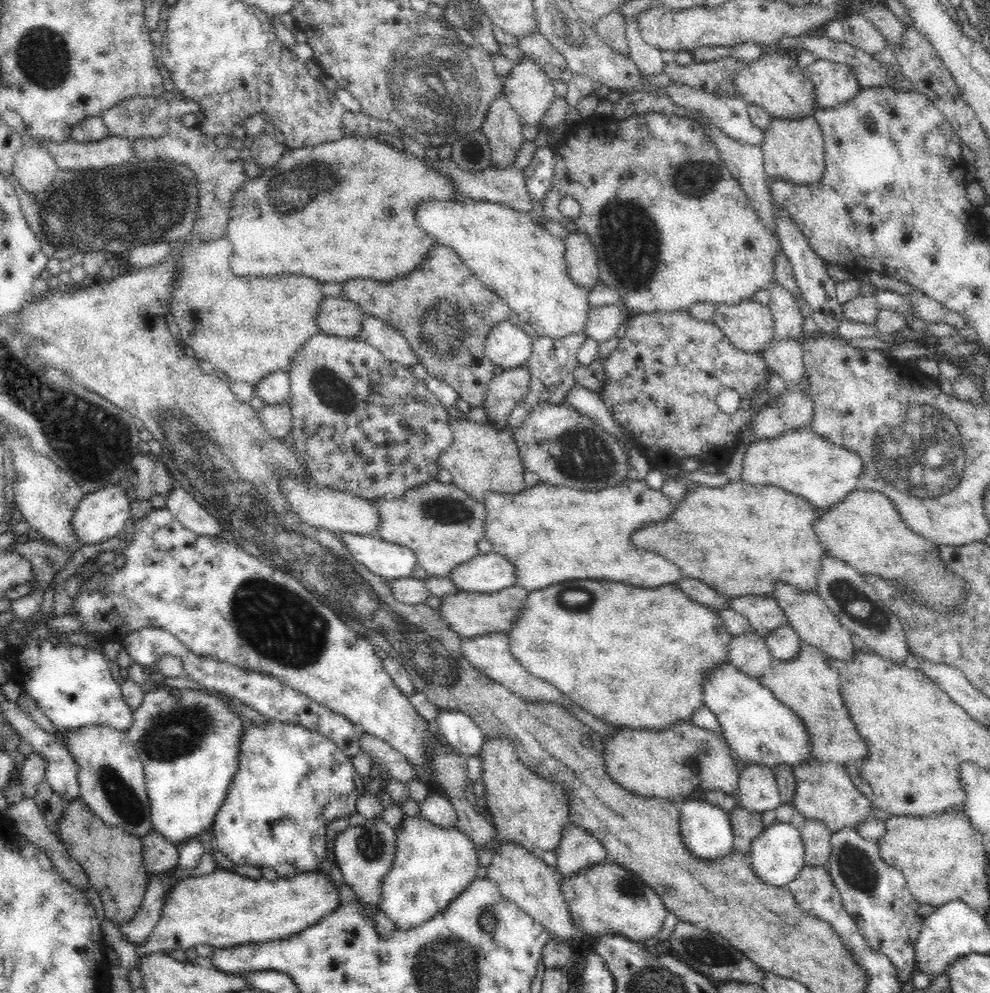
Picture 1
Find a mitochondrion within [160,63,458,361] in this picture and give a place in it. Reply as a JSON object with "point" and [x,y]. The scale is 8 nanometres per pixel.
{"point":[292,189]}

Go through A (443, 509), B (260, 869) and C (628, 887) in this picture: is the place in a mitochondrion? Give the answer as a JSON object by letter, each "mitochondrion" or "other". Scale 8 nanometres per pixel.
{"A":"mitochondrion","B":"other","C":"mitochondrion"}

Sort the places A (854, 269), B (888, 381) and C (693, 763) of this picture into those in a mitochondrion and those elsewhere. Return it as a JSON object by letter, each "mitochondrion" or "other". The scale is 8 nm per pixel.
{"A":"other","B":"other","C":"other"}

